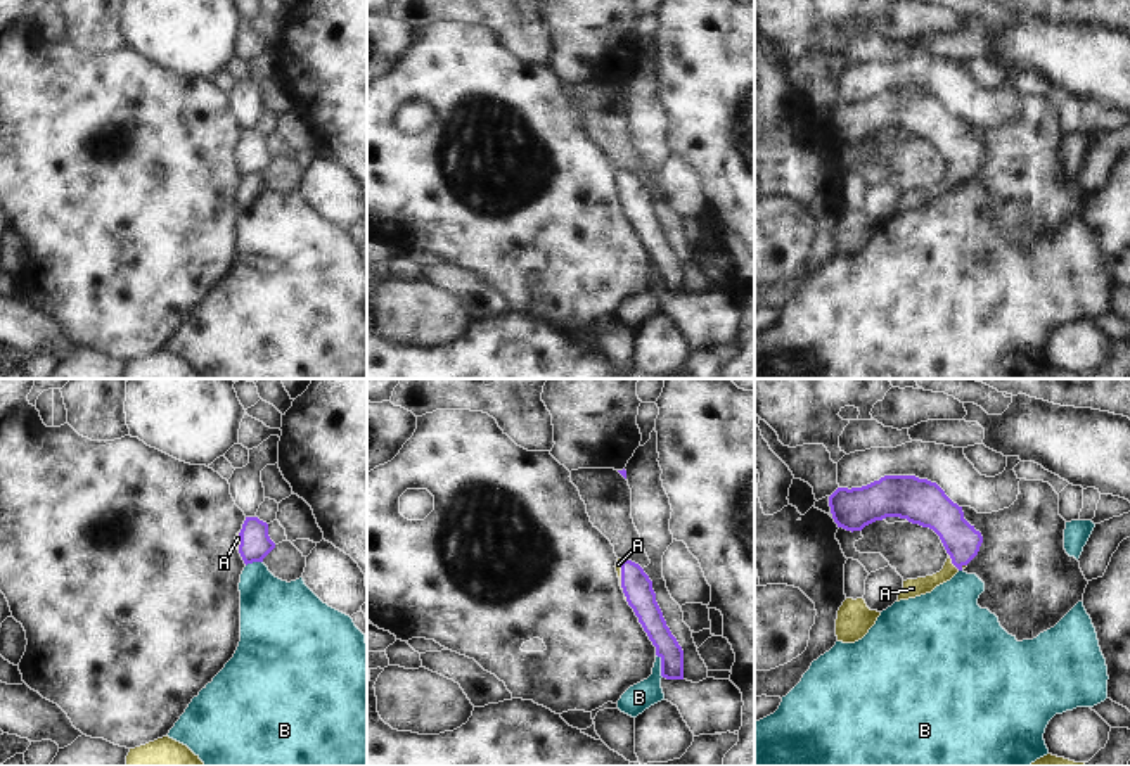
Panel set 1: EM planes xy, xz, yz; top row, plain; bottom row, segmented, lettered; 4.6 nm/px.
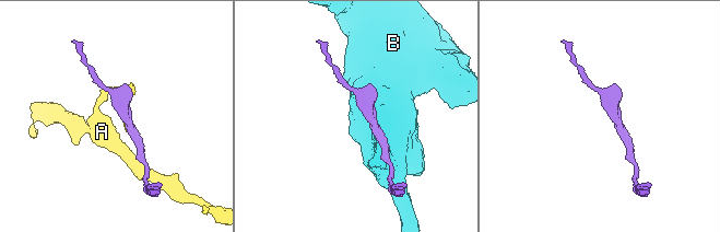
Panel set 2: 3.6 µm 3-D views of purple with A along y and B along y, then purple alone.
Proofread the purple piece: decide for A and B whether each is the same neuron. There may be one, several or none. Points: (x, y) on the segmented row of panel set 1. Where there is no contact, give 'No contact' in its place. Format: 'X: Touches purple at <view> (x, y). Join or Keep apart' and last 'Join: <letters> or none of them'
A: Touches purple at yz (956, 566). Join
B: Touches purple at xz (661, 666). Keep apart
Join: A

